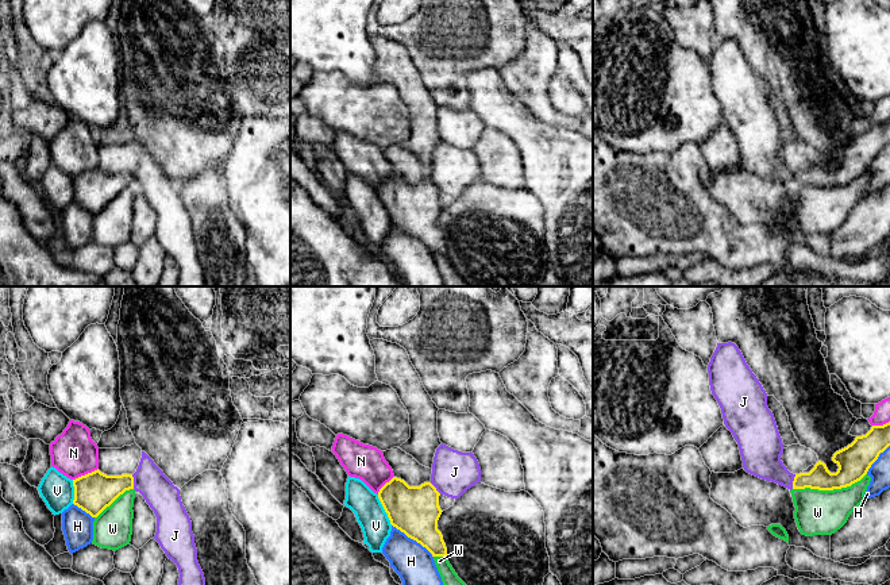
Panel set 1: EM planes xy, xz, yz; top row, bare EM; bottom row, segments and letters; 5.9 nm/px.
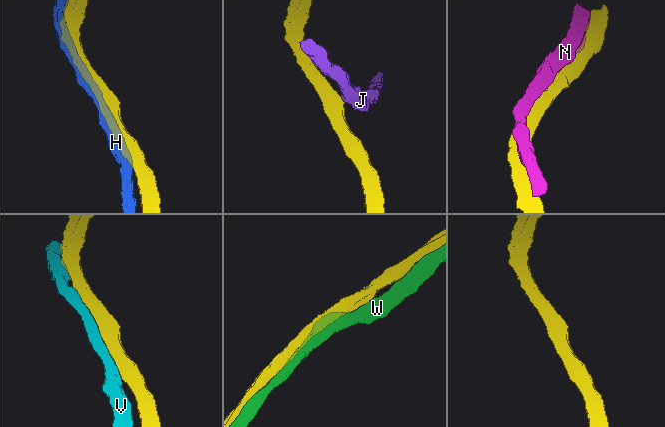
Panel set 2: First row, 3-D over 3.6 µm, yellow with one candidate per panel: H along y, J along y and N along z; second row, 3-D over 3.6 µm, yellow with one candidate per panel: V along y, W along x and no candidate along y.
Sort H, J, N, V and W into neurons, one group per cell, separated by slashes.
H / J / N / V / W

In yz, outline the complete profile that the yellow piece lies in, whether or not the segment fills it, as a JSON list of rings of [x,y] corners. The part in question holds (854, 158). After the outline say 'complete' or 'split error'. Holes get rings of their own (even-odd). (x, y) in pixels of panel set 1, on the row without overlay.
[[[890,119],[872,123],[866,132],[856,134],[851,142],[833,151],[832,158],[839,163],[836,170],[831,170],[827,162],[818,158],[809,170],[795,172],[793,186],[833,188],[851,184],[867,172],[889,143]]] | complete

